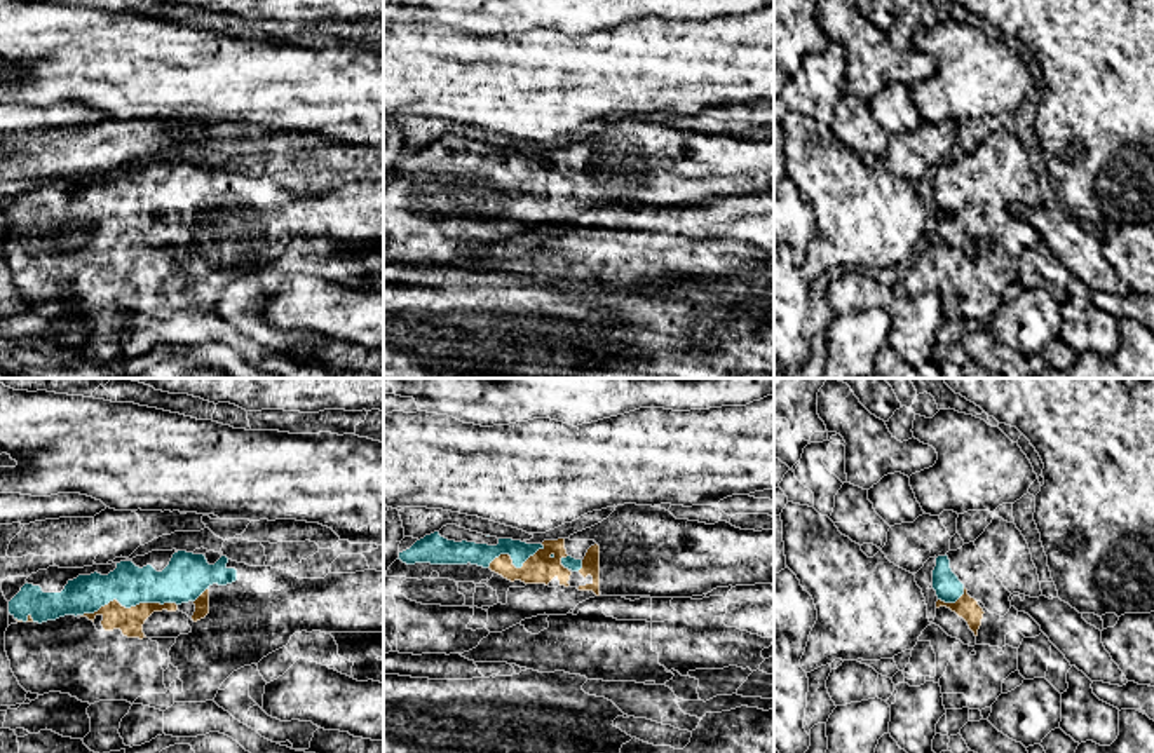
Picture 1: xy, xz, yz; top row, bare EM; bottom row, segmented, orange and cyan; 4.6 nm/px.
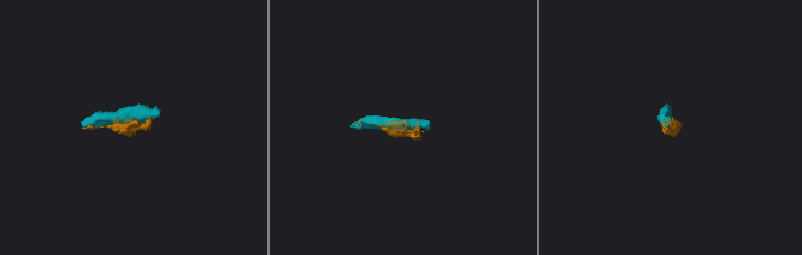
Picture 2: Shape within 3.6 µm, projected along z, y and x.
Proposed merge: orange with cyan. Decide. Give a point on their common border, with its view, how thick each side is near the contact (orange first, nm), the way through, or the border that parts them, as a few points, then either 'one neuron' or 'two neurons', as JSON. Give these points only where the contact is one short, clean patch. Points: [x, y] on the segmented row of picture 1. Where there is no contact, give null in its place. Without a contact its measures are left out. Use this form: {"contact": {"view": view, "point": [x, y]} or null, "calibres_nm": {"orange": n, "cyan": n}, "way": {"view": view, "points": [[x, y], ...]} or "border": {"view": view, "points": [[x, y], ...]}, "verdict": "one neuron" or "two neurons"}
{"contact": {"view": "xy", "point": [128, 609]}, "calibres_nm": {"orange": 120, "cyan": 190}, "verdict": "one neuron"}

